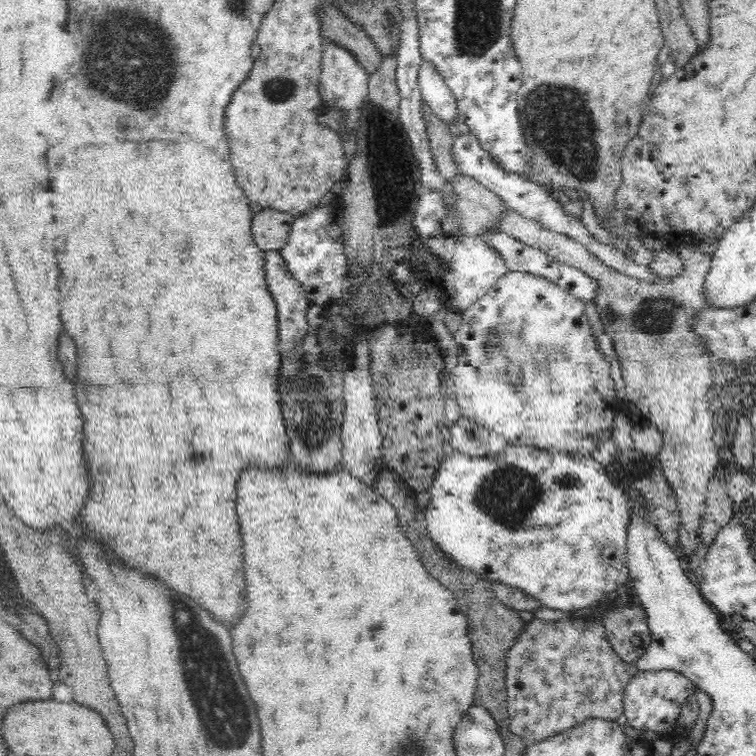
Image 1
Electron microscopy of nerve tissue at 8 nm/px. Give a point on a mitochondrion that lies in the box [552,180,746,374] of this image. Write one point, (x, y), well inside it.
(656, 315)

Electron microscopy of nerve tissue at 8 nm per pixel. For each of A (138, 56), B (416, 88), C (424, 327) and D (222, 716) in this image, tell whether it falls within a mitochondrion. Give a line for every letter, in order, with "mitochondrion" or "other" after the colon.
A: mitochondrion
B: other
C: other
D: mitochondrion

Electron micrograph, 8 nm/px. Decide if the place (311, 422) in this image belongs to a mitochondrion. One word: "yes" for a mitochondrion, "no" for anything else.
yes

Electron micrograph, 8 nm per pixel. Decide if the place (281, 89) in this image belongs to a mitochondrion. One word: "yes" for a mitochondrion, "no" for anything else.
yes

